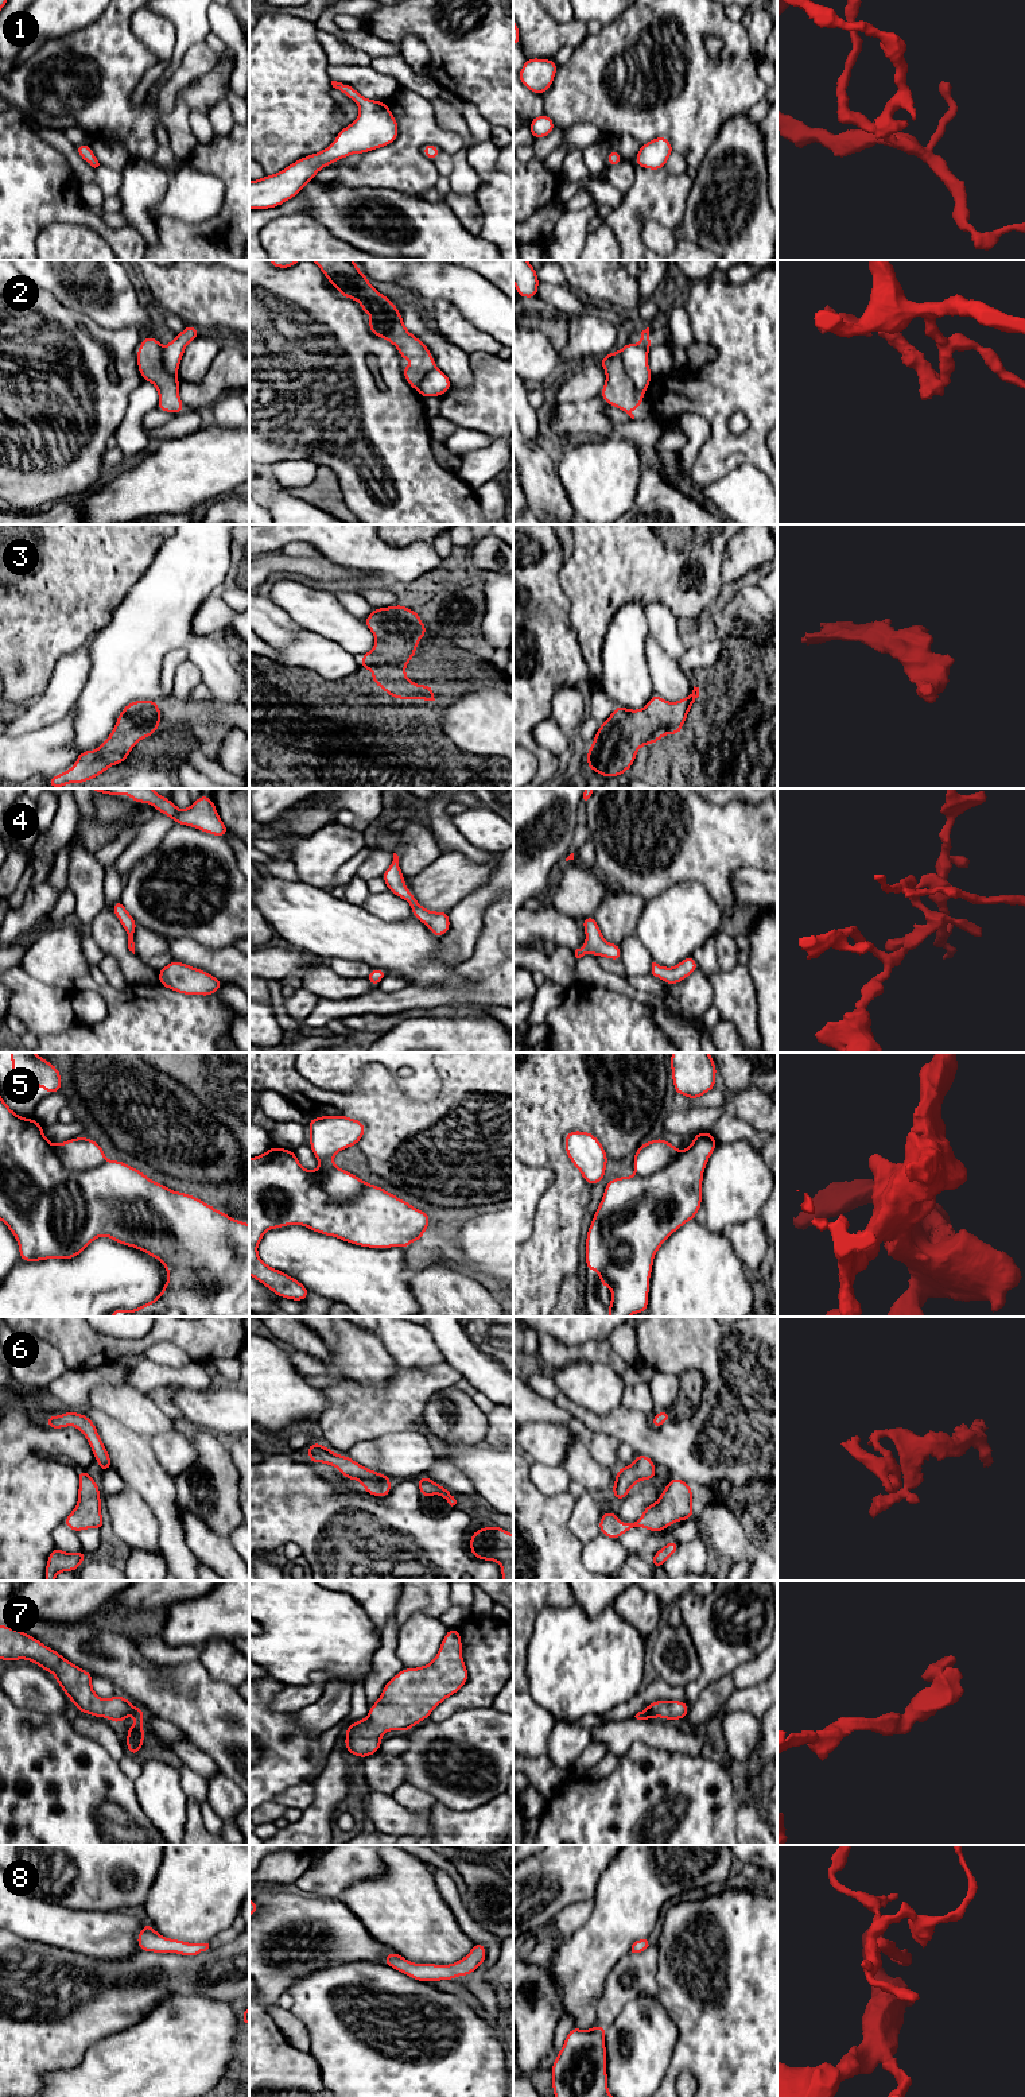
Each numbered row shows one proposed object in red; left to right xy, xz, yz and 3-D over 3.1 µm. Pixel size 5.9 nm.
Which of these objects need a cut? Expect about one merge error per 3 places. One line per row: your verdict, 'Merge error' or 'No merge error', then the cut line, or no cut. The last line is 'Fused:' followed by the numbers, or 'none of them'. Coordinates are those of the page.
1: No merge error. No split
2: Merge error. Split along yz (618, 352), (622, 360), (622, 369), (641, 396)
3: No merge error. No split
4: No merge error. No split
5: No merge error. No split
6: No merge error. No split
7: No merge error. No split
8: No merge error. No split
Fused: 2

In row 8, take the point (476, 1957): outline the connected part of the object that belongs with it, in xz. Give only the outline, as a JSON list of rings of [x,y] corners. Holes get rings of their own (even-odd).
[[[474,1943],[470,1953],[458,1962],[450,1965],[439,1964],[414,1964],[397,1953],[387,1953],[384,1964],[409,1976],[418,1981],[450,1981],[458,1976],[470,1976],[486,1958],[486,1947],[484,1943]]]

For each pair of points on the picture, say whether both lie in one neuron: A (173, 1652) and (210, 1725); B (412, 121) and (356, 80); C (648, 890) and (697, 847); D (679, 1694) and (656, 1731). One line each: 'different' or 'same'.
A: different
B: different
C: same
D: different

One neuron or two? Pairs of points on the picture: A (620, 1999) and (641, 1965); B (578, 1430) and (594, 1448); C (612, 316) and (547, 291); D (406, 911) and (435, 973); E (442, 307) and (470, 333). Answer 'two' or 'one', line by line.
A: one
B: one
C: one
D: two
E: one

